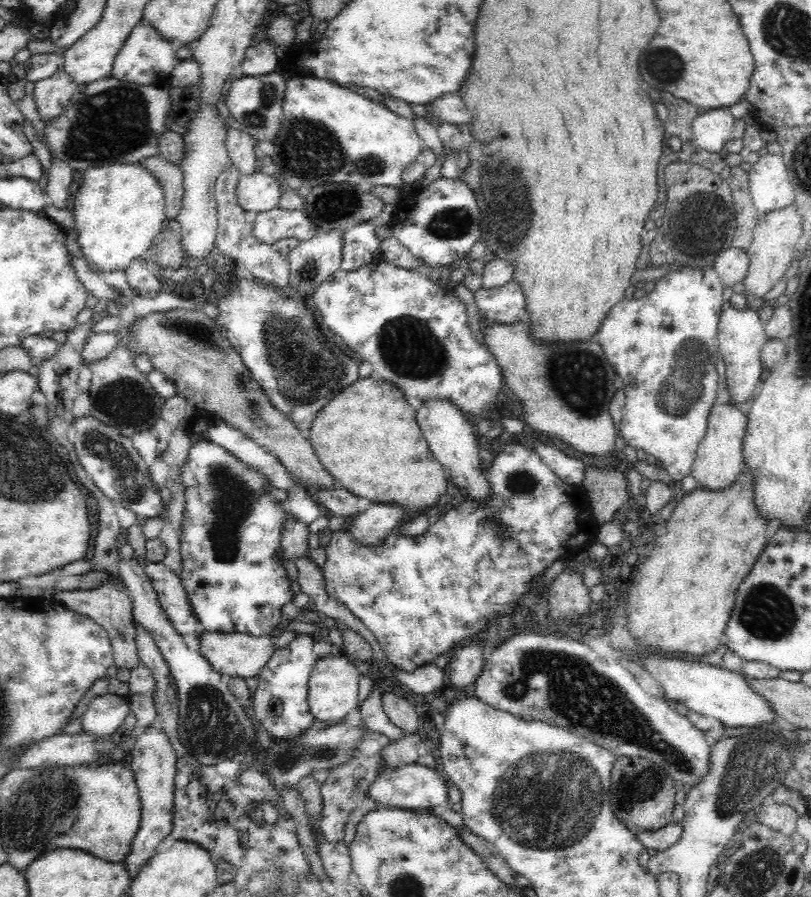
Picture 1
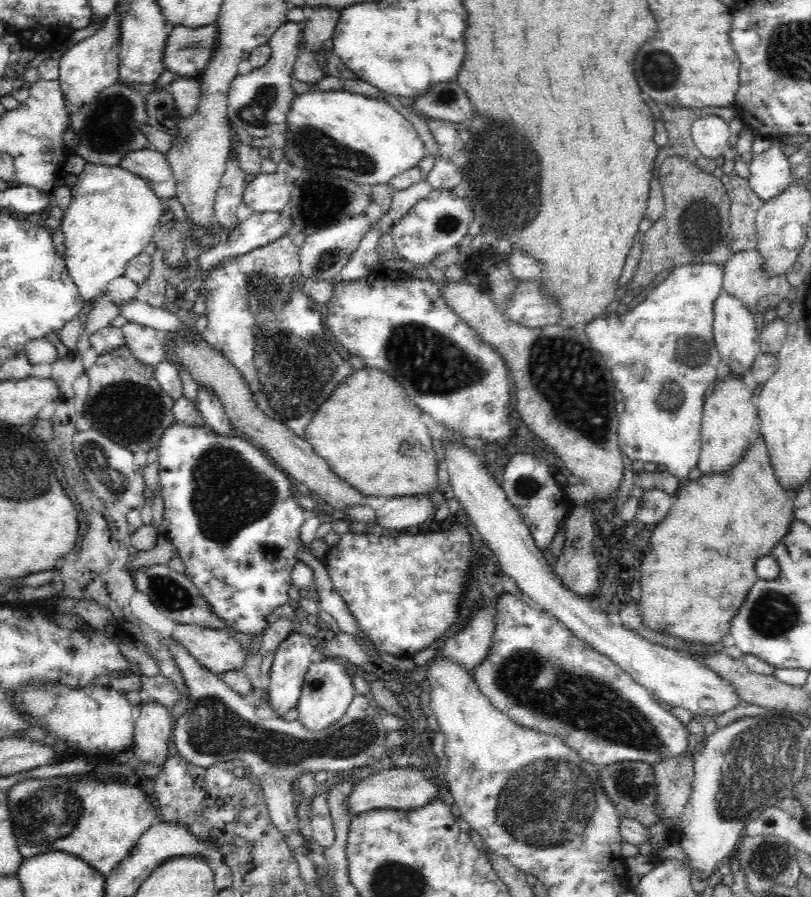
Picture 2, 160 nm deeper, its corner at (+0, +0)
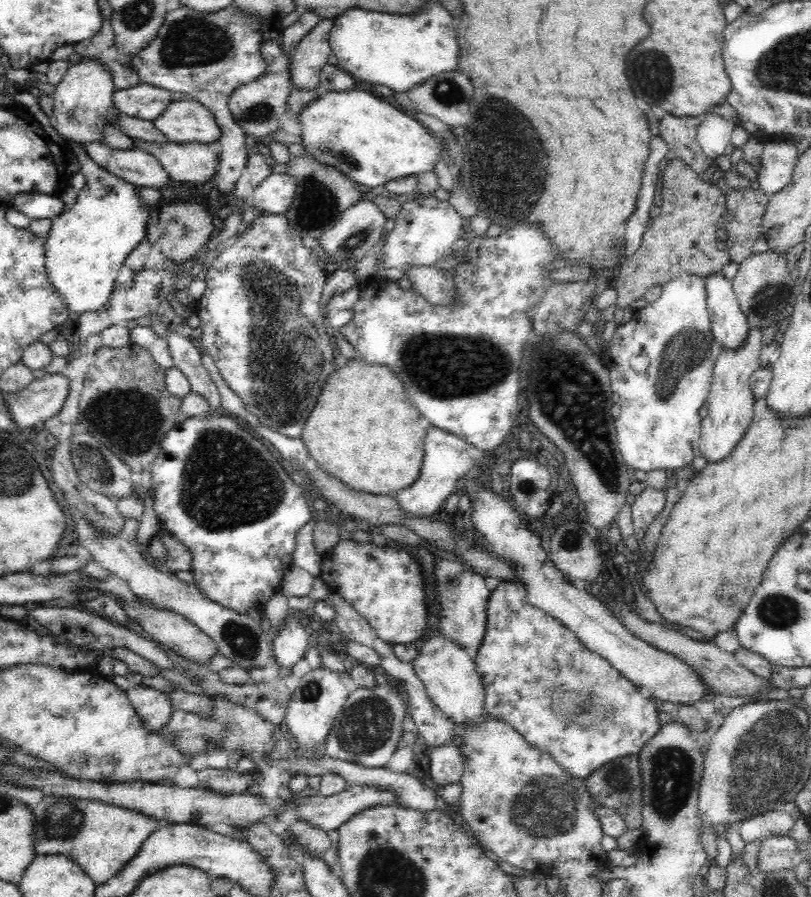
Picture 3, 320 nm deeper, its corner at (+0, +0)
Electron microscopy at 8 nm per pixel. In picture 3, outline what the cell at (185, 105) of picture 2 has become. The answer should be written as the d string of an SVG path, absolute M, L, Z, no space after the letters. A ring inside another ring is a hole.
M176 95L163 113L153 124L166 135L166 143L210 144L222 136L220 126L210 110L186 95Z

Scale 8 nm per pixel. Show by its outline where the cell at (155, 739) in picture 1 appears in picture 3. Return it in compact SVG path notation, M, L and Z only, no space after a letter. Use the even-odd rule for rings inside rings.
M143 683L128 686L124 693L145 728L158 730L170 720L173 708L168 694Z

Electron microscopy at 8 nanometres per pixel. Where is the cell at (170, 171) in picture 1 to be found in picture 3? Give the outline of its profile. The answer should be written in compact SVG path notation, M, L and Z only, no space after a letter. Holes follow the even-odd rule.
M89 142L84 145L84 150L102 169L135 187L159 189L171 180L160 161L146 151L136 148L116 150L103 142Z

